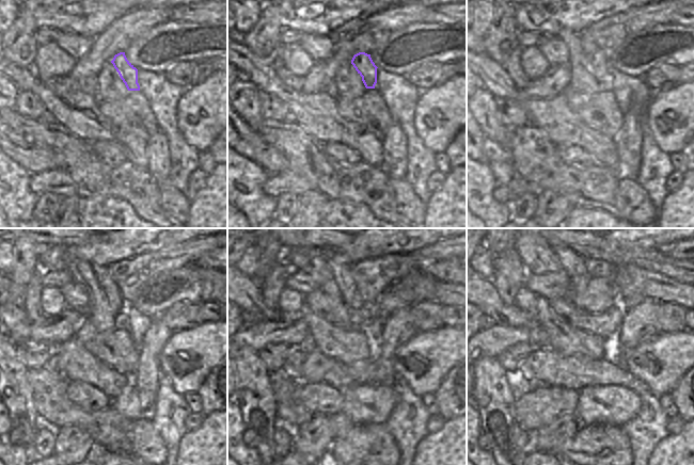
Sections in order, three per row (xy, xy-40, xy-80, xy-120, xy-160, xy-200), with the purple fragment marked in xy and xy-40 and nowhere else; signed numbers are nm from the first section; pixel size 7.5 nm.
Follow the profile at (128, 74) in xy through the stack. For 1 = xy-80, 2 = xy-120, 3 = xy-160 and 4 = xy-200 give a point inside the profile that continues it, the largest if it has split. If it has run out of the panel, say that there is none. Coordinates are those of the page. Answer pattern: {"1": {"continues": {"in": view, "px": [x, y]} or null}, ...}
{"1": {"continues": {"in": "xy-80", "px": [599, 63]}}, "2": {"continues": {"in": "xy-120", "px": [116, 303]}}, "3": {"continues": {"in": "xy-160", "px": [342, 272]}}, "4": {"continues": {"in": "xy-200", "px": [573, 265]}}}

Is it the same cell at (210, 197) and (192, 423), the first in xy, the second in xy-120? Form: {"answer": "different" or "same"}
{"answer": "different"}

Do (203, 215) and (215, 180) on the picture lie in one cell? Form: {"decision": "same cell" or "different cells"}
{"decision": "same cell"}

